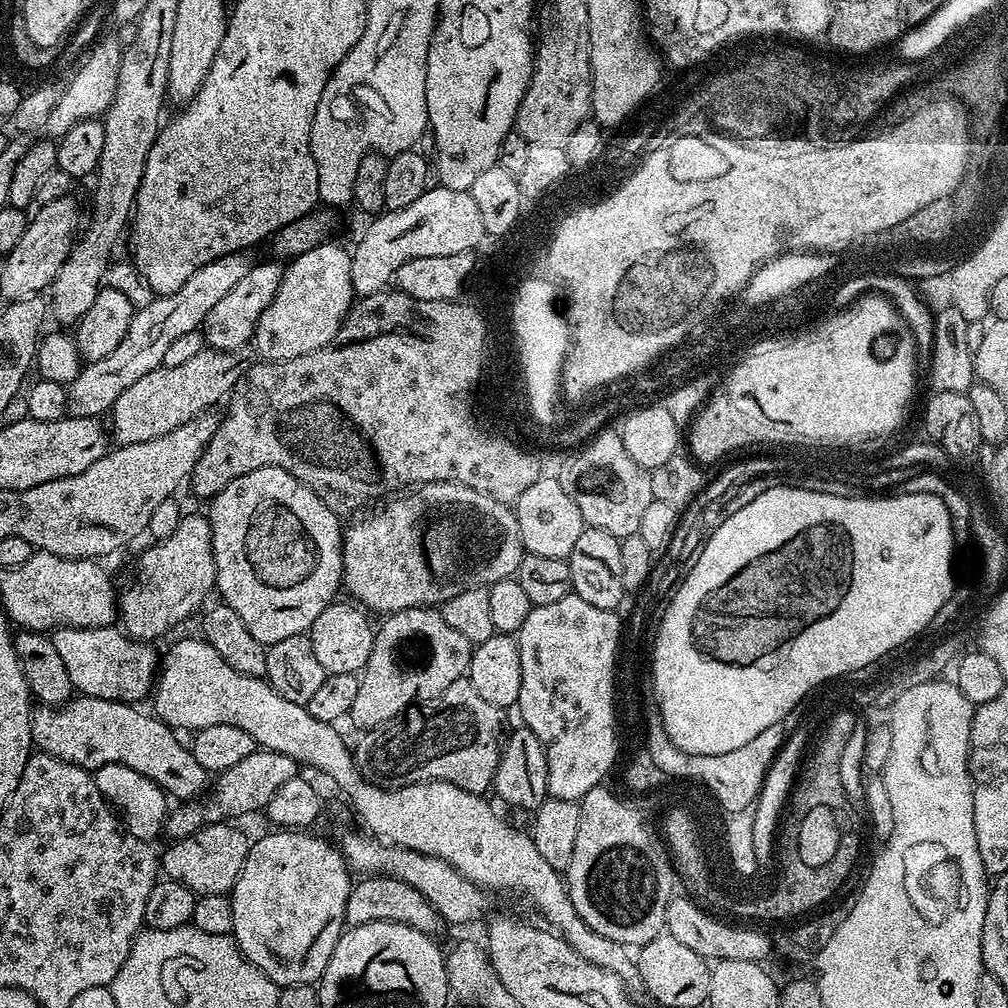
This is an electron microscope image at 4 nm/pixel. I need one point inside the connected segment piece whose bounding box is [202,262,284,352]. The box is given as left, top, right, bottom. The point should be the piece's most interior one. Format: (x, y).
(233, 321)

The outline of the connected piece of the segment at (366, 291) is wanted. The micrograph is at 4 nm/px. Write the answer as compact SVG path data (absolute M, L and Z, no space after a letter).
M430 186L410 206L385 210L360 236L356 249L351 249L350 282L357 297L383 292L393 283L400 267L414 258L438 258L476 250L486 233L482 214L471 191Z

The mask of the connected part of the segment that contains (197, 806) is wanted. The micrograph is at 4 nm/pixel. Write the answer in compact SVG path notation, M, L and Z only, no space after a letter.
M257 750L246 754L238 766L230 766L225 772L219 773L220 785L216 788L216 796L209 798L205 804L200 804L199 799L180 802L167 813L167 820L164 823L163 831L168 834L169 841L181 840L192 832L203 828L205 824L218 824L231 821L231 816L244 816L247 812L256 812L267 809L270 798L274 798L274 793L290 782L298 774L298 765L294 758L286 754L269 752L267 750Z

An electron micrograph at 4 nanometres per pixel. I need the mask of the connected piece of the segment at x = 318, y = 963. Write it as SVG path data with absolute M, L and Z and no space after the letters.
M272 830L269 836L264 836L260 841L253 843L248 850L248 857L242 866L242 870L236 879L236 885L232 887L230 899L234 910L234 926L232 936L236 944L240 947L240 952L244 959L250 961L254 966L258 966L273 980L277 986L287 986L290 984L311 984L315 985L320 976L326 970L326 962L330 962L330 954L334 954L334 946L338 942L340 933L345 931L344 915L346 906L350 898L350 890L354 883L353 873L350 871L348 862L344 855L340 853L339 847L328 840L323 840L320 836L311 836L308 830Z

